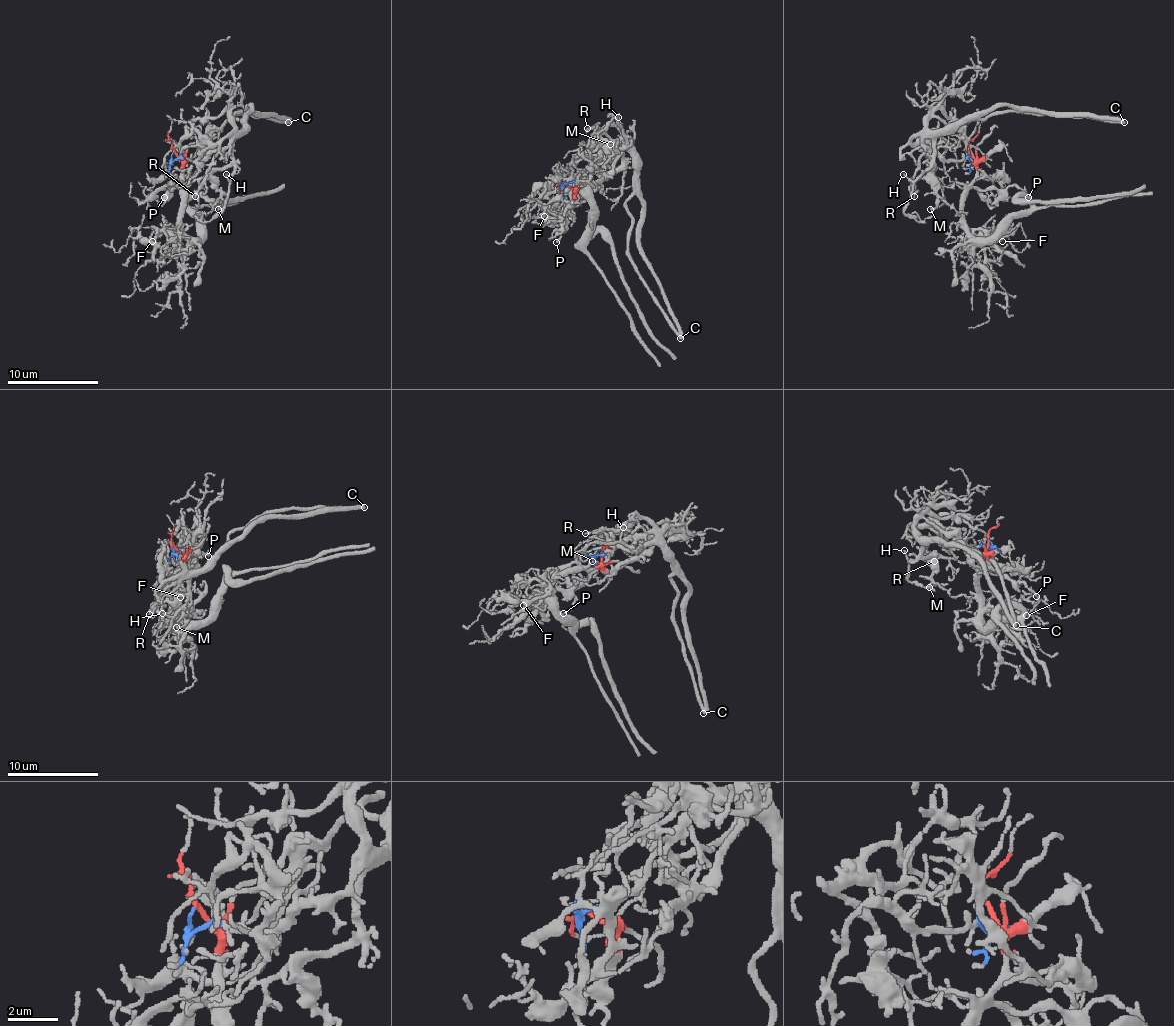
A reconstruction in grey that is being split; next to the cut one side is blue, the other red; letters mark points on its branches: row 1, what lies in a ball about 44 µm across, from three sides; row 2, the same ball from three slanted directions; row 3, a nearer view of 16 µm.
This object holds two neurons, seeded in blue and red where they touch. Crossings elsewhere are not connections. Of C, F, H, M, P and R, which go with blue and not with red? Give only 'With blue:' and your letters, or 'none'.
With blue: C, H, M, R

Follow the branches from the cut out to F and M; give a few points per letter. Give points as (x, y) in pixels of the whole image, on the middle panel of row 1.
F: (565, 182), (574, 191), (572, 177), (567, 189), (544, 216)
M: (565, 182), (576, 180), (594, 159), (588, 157), (599, 148), (615, 150), (610, 143)

